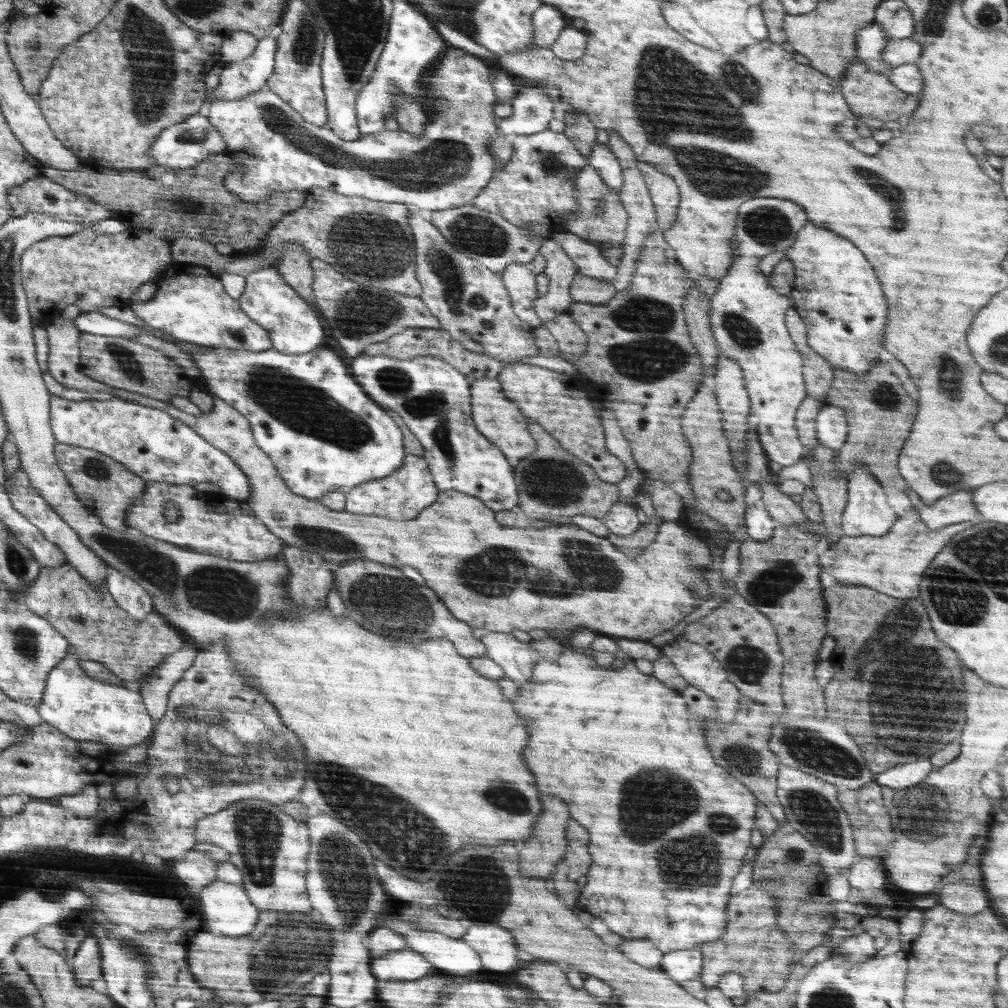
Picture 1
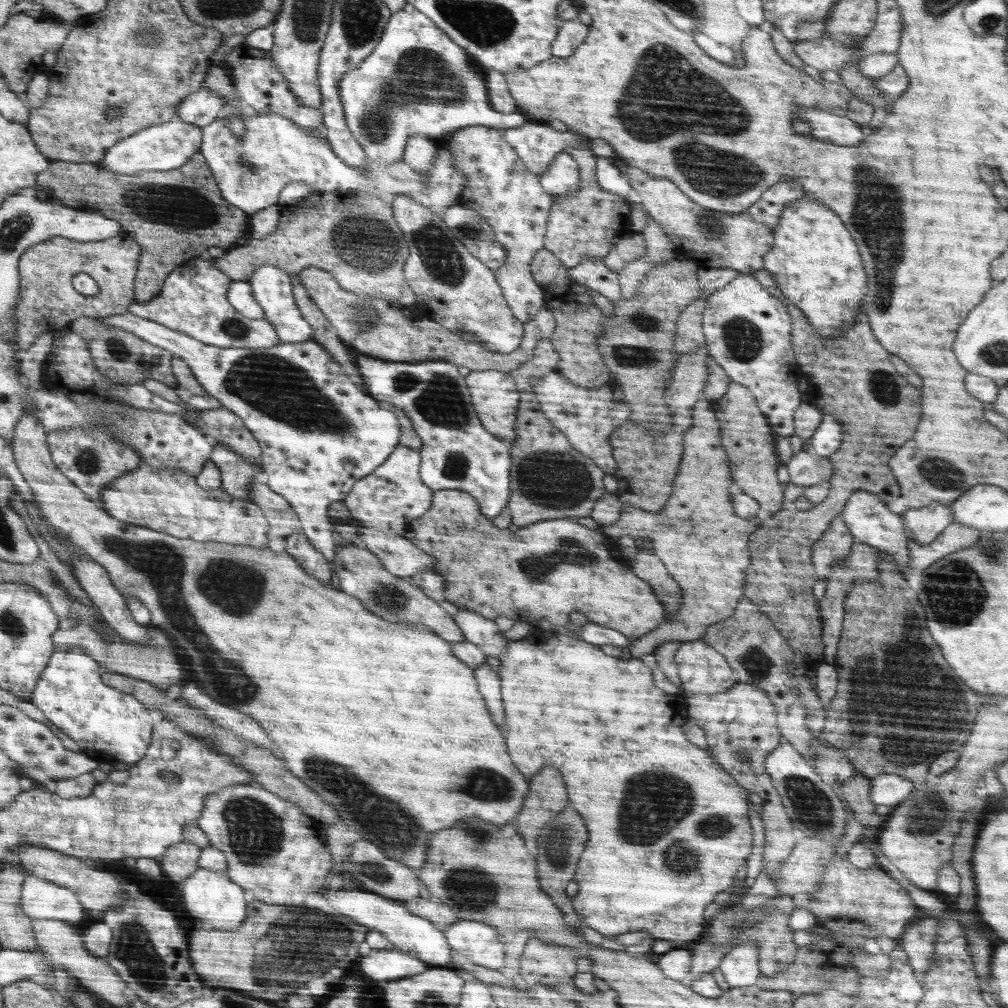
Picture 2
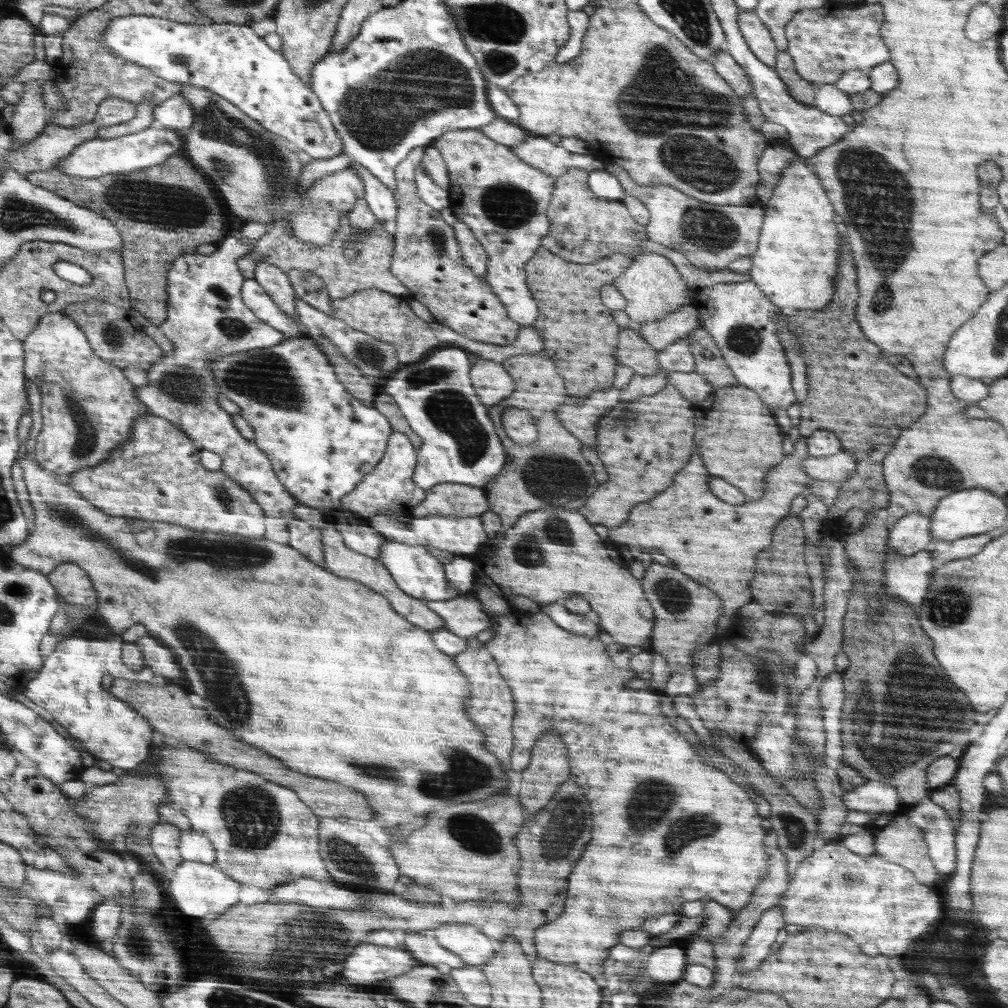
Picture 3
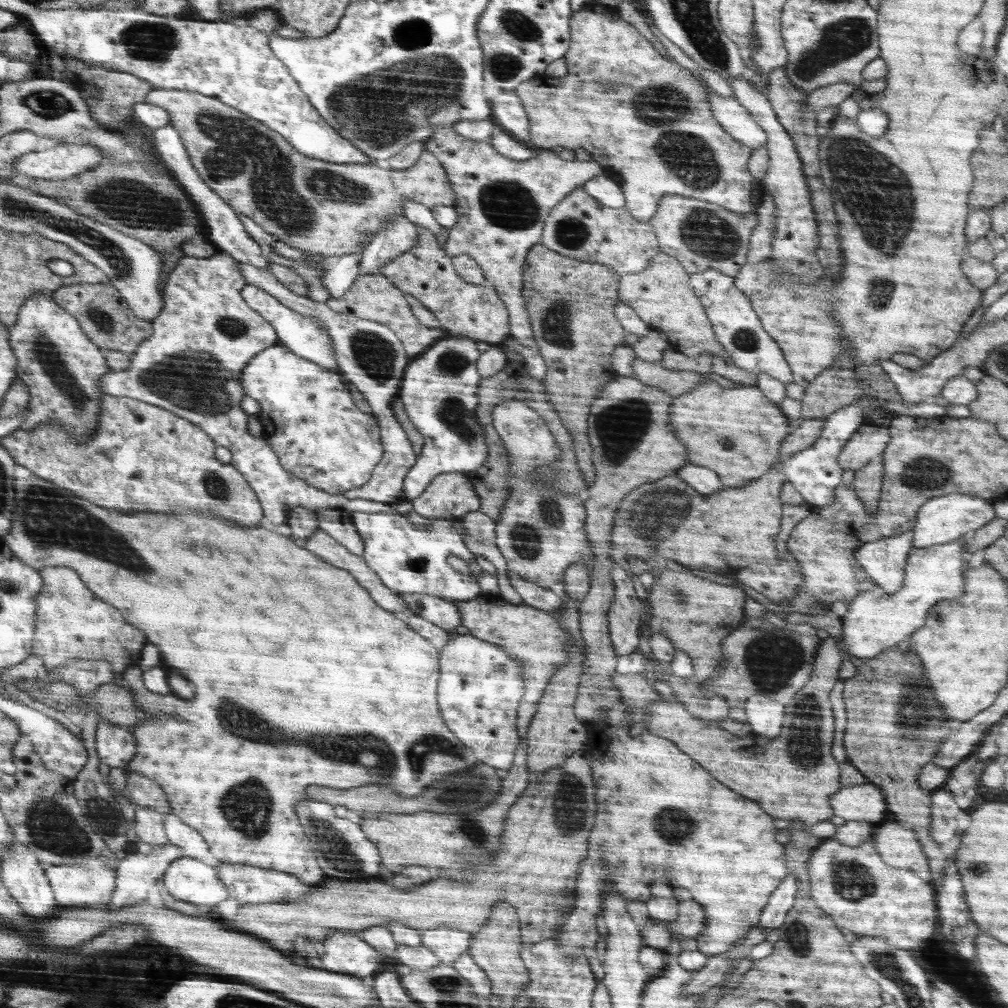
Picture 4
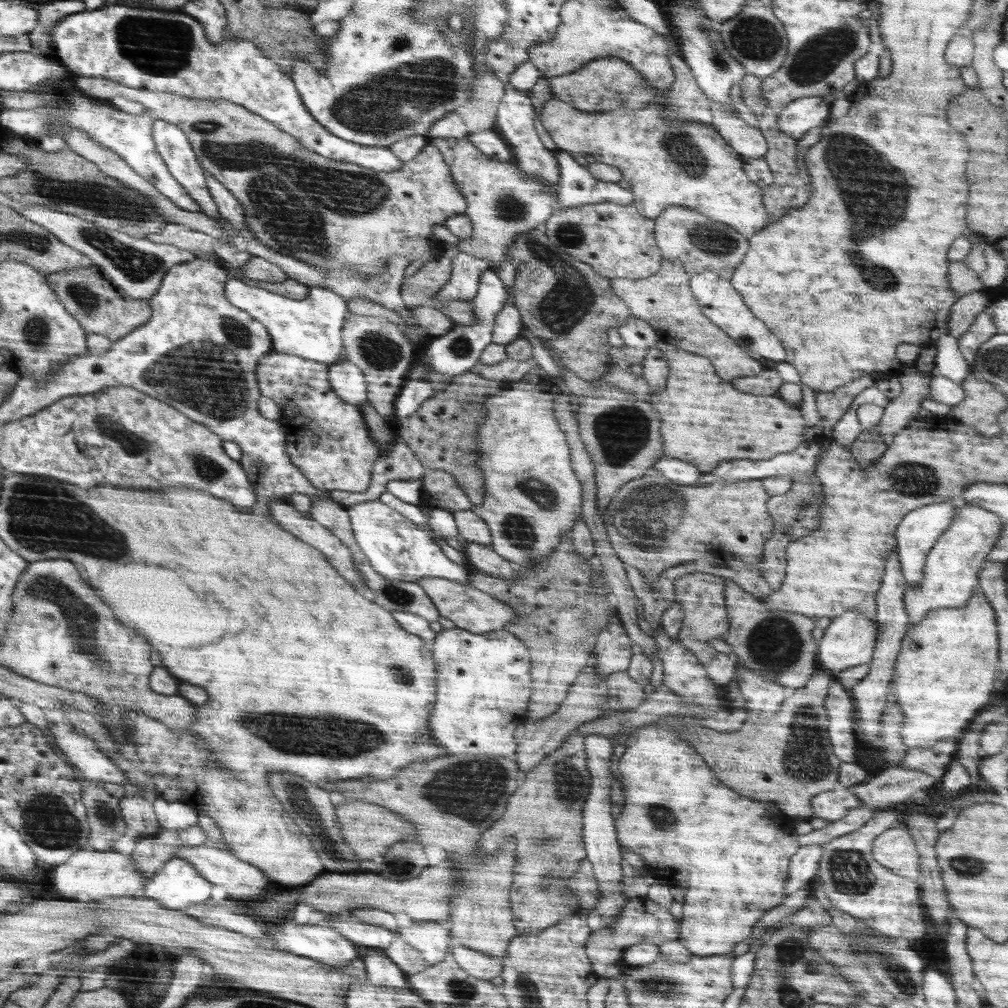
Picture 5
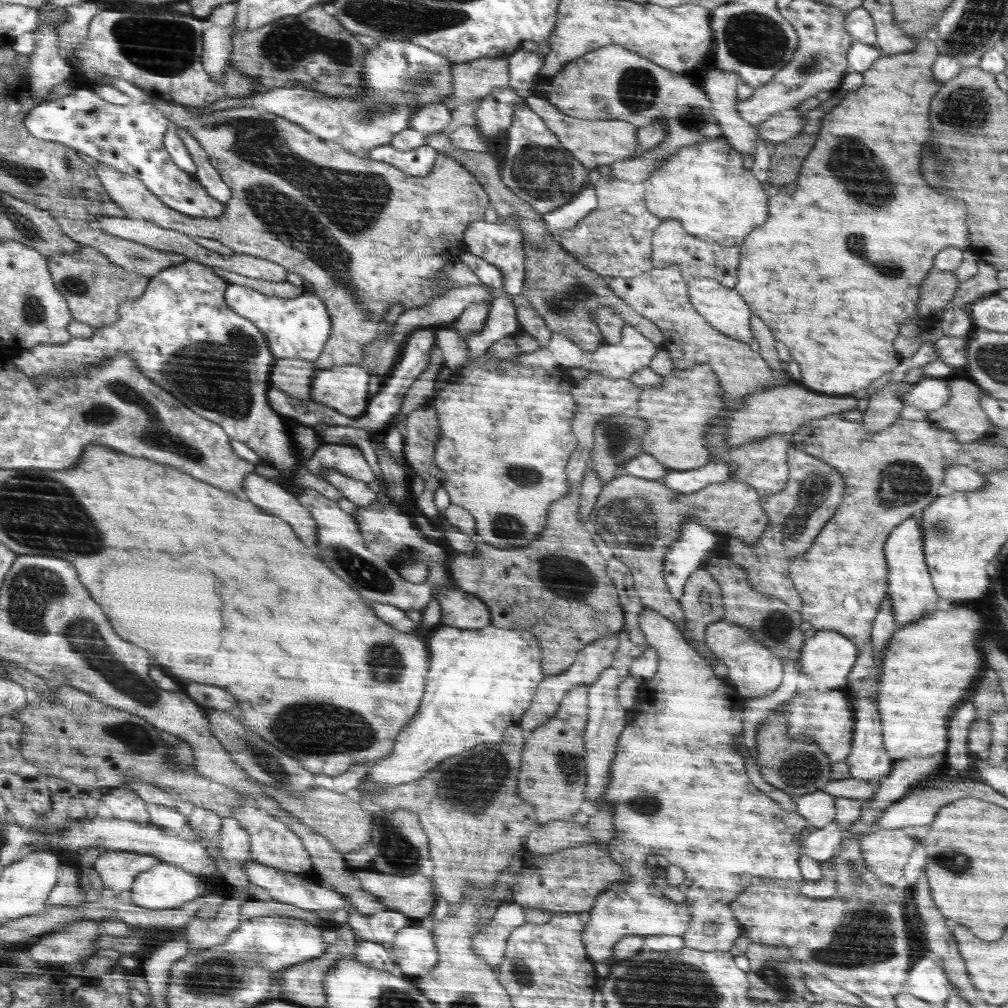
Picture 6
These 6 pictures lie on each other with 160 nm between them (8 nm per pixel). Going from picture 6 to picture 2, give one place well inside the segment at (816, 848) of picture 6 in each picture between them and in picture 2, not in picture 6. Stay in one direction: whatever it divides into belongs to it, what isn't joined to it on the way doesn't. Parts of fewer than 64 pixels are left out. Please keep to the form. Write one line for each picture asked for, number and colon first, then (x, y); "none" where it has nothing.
2: (740, 969)
3: (756, 948)
4: (782, 899)
5: (804, 865)

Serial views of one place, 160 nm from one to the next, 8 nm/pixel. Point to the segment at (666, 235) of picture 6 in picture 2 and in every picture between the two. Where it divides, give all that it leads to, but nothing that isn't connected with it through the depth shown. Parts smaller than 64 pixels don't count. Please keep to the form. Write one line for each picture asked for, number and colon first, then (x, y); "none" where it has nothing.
2: (721, 240)
3: (711, 236)
4: (702, 235)
5: (701, 244)

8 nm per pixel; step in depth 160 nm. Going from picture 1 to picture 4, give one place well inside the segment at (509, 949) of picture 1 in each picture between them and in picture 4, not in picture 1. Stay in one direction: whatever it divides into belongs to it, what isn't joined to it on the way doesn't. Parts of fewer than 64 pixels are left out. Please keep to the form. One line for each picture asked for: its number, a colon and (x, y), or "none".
2: (476, 941)
3: (472, 946)
4: (447, 944)

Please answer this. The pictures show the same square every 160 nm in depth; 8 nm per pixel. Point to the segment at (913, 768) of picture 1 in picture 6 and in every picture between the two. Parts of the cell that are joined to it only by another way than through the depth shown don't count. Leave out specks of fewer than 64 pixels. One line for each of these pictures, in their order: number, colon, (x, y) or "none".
2: (890, 790)
3: (874, 797)
4: (866, 802)
5: (832, 805)
6: (818, 808)

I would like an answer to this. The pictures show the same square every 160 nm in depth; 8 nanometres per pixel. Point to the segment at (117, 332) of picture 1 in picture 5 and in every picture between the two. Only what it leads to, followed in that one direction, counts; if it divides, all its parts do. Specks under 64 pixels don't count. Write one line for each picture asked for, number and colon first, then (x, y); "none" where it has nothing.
2: (319, 432)
3: (322, 441)
4: (308, 415)
5: (330, 442)

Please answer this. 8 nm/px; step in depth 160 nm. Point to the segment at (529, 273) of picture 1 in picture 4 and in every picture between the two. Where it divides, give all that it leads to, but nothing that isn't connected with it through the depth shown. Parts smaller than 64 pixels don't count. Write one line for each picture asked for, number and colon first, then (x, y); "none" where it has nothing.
2: (500, 187)
3: (504, 200)
4: (503, 204)

